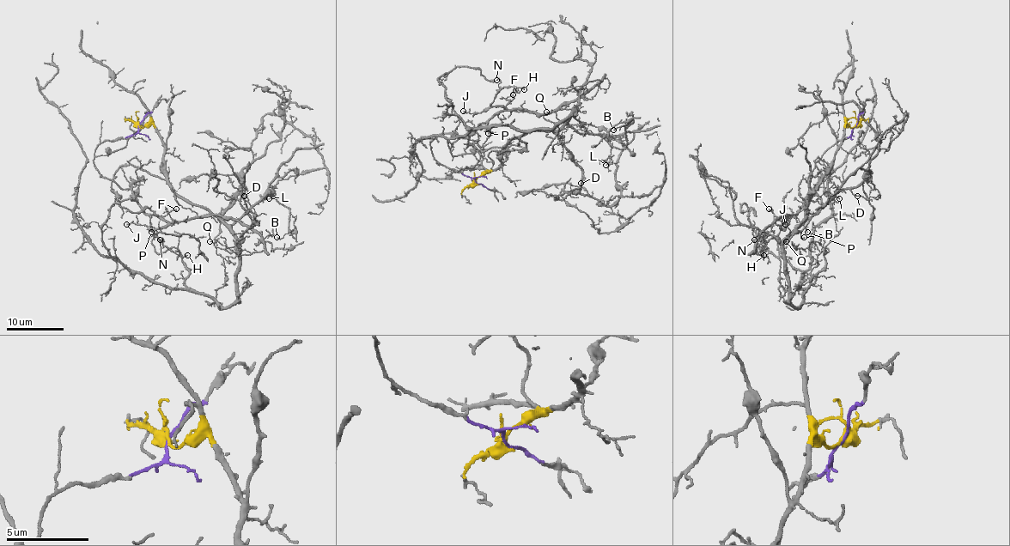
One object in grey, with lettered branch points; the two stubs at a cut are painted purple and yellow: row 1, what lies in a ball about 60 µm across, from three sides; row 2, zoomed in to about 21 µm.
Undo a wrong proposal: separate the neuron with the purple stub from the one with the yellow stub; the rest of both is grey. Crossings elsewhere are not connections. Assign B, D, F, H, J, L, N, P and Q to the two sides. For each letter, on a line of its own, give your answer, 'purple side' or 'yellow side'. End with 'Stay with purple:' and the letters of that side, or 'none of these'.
B: yellow side
D: yellow side
F: purple side
H: purple side
J: purple side
L: yellow side
N: purple side
P: purple side
Q: yellow side
Stay with purple: F, H, J, N, P

